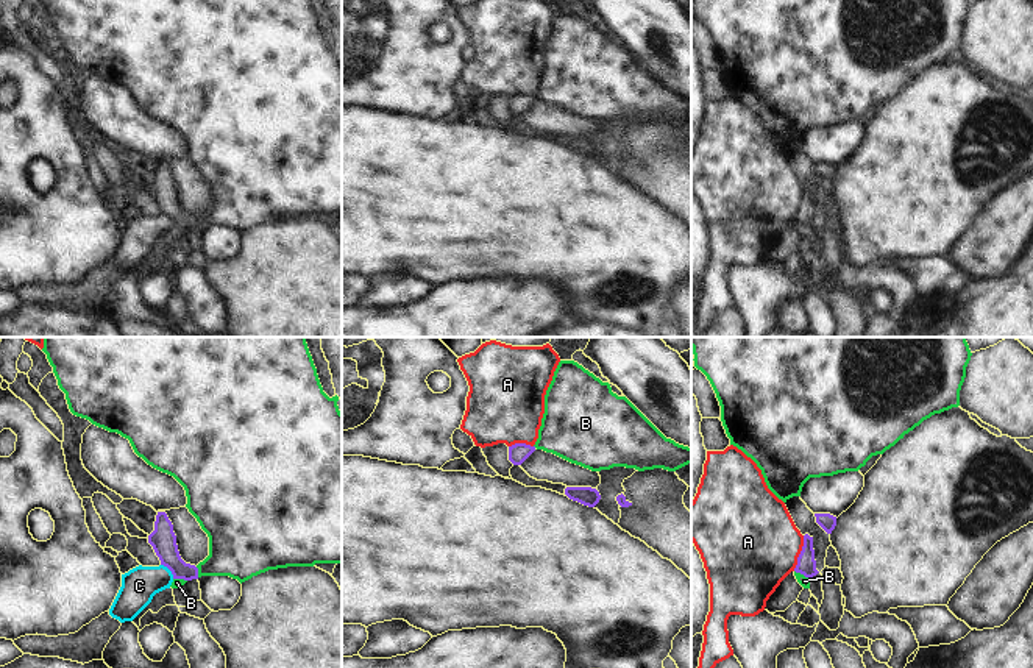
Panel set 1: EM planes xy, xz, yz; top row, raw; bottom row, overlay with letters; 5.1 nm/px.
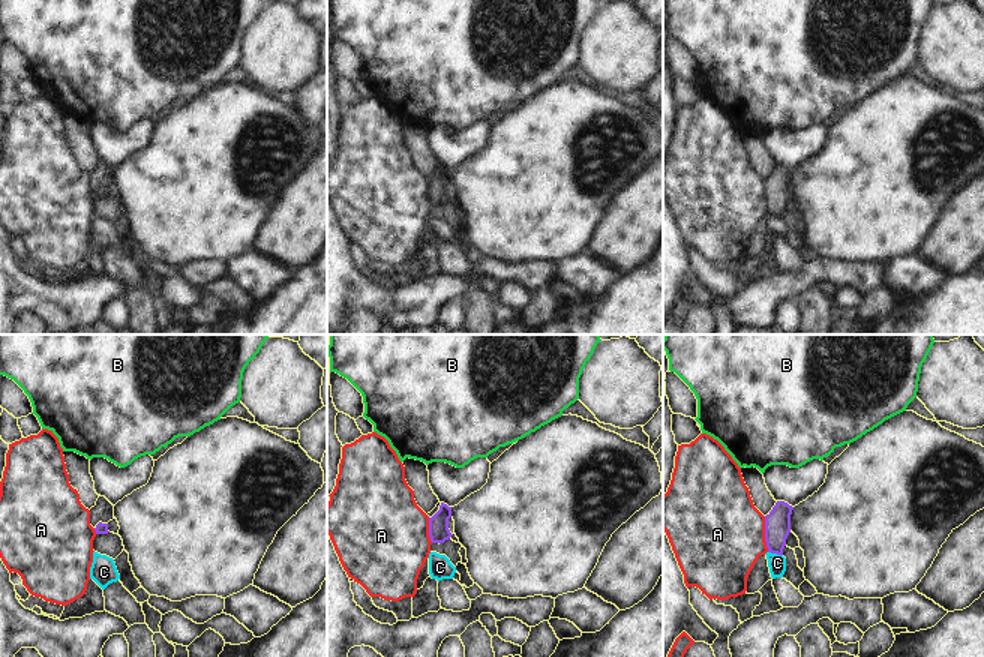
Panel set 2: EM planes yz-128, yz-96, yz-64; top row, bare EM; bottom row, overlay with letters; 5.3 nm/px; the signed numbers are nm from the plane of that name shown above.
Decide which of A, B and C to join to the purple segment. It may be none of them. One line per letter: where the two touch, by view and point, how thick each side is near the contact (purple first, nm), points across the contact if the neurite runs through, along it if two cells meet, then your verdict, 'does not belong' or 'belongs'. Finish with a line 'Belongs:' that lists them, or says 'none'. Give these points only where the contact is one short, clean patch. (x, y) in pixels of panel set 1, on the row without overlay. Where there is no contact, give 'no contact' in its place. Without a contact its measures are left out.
A: meets purple in yz at (801, 203); 100 nm thick on the purple side, 460 nm on the other; border along yz (804, 186), (804, 195), (793, 220); does not belong
B: meets purple in yz at (802, 223); 100 nm thick on the purple side, 50 nm on the other; border along yz (795, 220), (809, 230); does not belong
C: meets purple in xy at (169, 219); 140 nm thick on the purple side, 180 nm on the other; border along xy (161, 214), (173, 228); does not belong
Belongs: none

